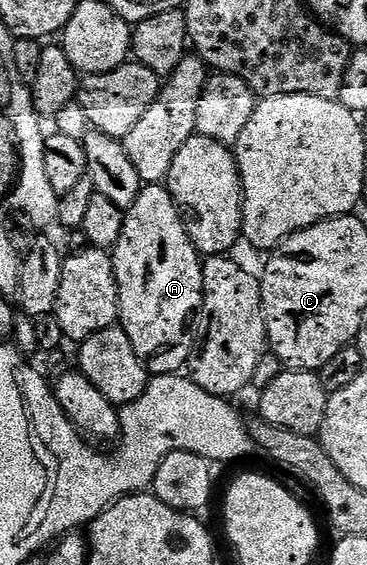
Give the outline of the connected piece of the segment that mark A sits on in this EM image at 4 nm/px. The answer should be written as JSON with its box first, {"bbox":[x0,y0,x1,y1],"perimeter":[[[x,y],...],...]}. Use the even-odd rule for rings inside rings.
{"bbox":[111,184,205,375],"perimeter":[[[146,184],[142,188],[139,199],[125,213],[125,222],[123,223],[123,235],[119,235],[119,243],[111,250],[113,258],[113,270],[117,280],[117,290],[119,291],[119,328],[127,331],[127,339],[131,339],[131,347],[135,347],[135,355],[149,368],[150,374],[153,375],[177,375],[182,372],[181,369],[190,364],[191,358],[195,352],[195,341],[193,345],[193,316],[202,312],[205,304],[205,292],[203,291],[203,264],[202,254],[197,252],[197,248],[191,243],[189,230],[187,228],[186,218],[182,210],[178,209],[175,199],[169,194],[168,188],[164,184]]]}

